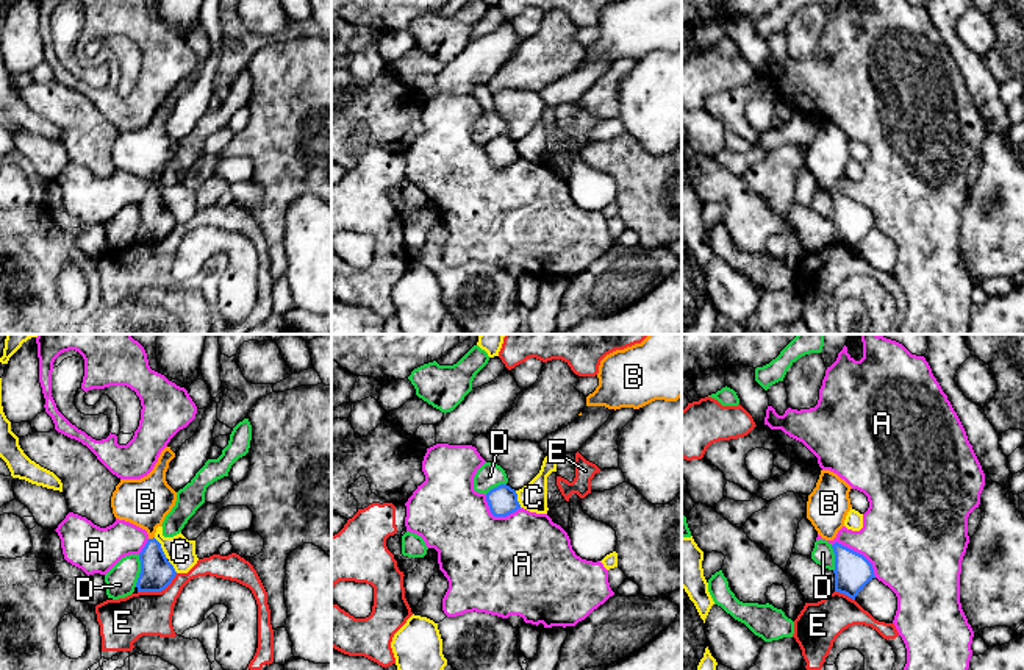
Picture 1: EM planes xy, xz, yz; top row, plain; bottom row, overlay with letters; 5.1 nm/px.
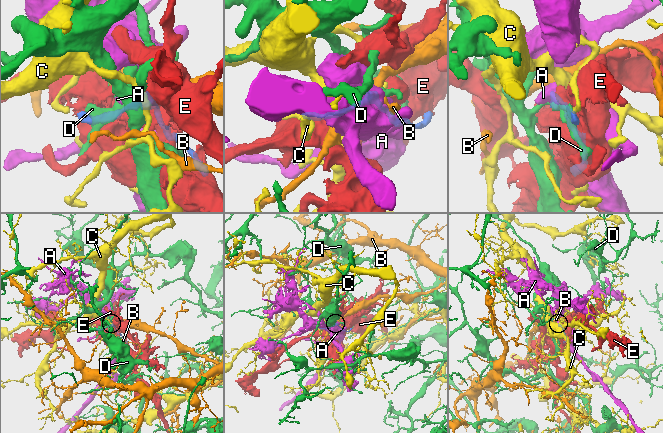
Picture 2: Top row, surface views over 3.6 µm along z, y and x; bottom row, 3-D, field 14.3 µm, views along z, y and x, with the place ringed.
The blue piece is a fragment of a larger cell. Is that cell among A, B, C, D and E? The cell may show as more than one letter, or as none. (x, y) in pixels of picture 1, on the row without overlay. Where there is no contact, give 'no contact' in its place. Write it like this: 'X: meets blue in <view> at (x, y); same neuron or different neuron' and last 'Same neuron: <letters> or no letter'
A: meets blue in yz at (859, 203); different neuron
B: meets blue in xy at (150, 189); same neuron
C: meets blue in xy at (161, 199); different neuron
D: meets blue in xy at (141, 220); different neuron
E: meets blue in xy at (158, 241); different neuron
Same neuron: B

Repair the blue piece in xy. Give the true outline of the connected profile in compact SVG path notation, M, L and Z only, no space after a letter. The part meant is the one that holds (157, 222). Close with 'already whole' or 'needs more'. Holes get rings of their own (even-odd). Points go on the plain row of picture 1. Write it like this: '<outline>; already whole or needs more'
M166 97L147 127L120 130L111 147L114 167L130 172L149 184L149 191L139 203L138 242L161 242L177 225L161 194L155 189L156 178L163 175L177 151L177 142L166 131L166 122L174 108L175 103Z; needs more

